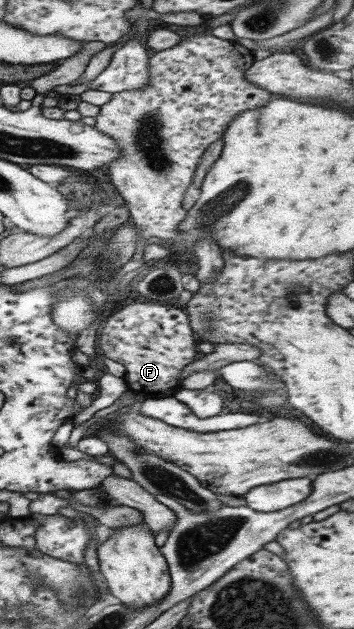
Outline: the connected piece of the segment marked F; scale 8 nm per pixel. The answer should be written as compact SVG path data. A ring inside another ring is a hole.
M131 302L107 317L101 327L98 347L107 359L125 368L122 379L132 393L145 397L173 395L179 386L177 377L184 365L199 356L197 338L192 333L188 317L179 308L162 302Z

